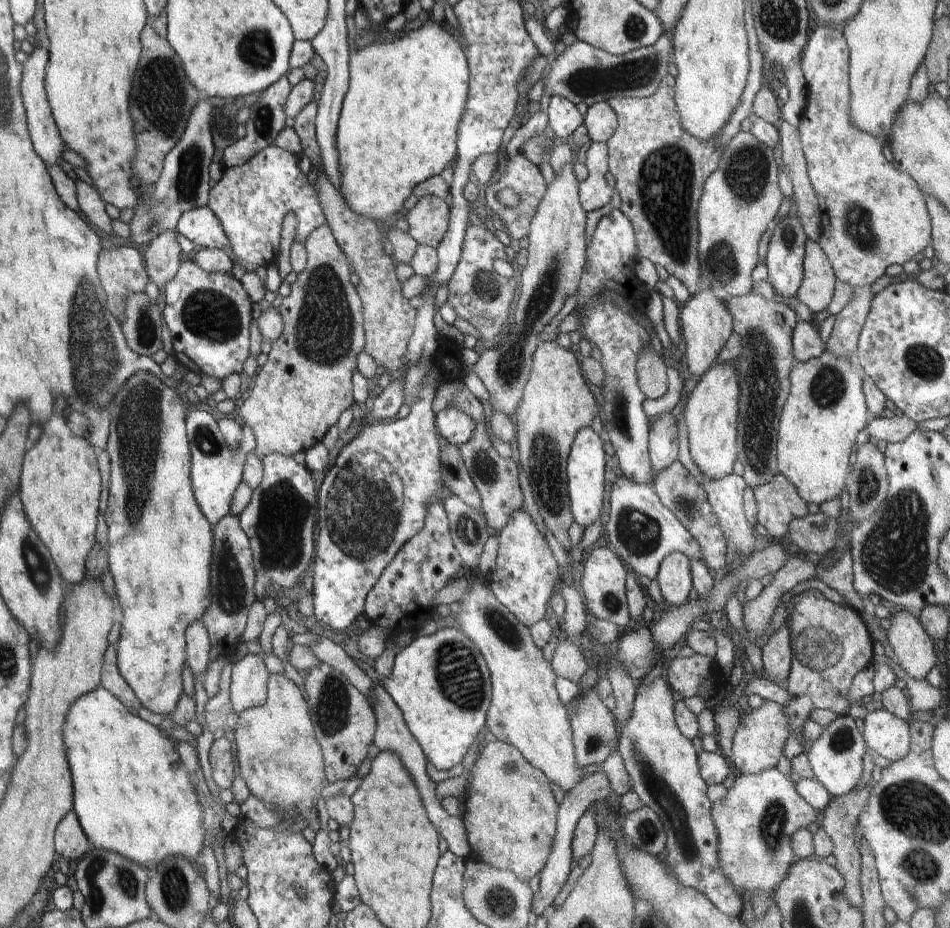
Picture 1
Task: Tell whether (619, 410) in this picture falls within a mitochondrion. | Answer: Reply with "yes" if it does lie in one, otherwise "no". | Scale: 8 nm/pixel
yes

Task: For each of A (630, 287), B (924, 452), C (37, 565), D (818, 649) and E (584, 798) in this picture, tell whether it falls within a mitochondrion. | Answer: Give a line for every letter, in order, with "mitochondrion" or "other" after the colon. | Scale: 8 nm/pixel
A: other
B: other
C: mitochondrion
D: mitochondrion
E: other

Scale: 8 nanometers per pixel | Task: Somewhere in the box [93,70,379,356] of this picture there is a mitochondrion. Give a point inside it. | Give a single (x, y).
(213, 316)

